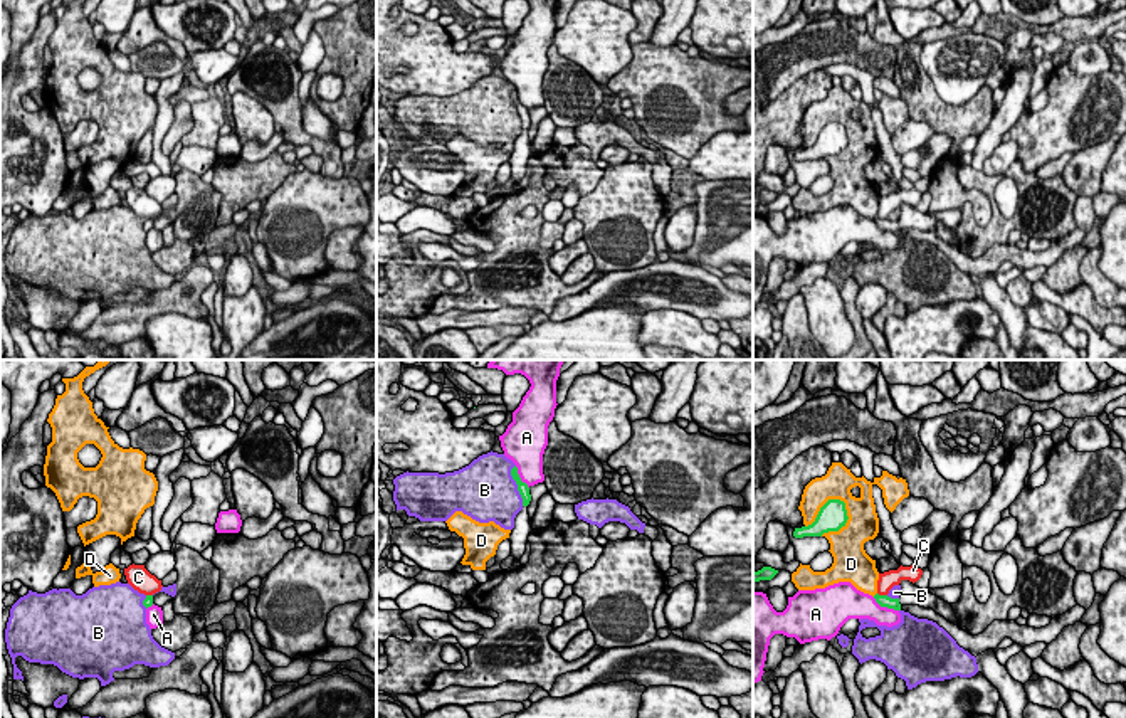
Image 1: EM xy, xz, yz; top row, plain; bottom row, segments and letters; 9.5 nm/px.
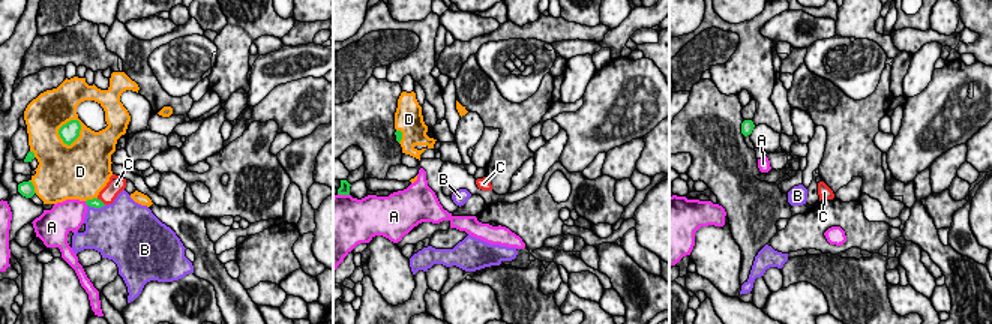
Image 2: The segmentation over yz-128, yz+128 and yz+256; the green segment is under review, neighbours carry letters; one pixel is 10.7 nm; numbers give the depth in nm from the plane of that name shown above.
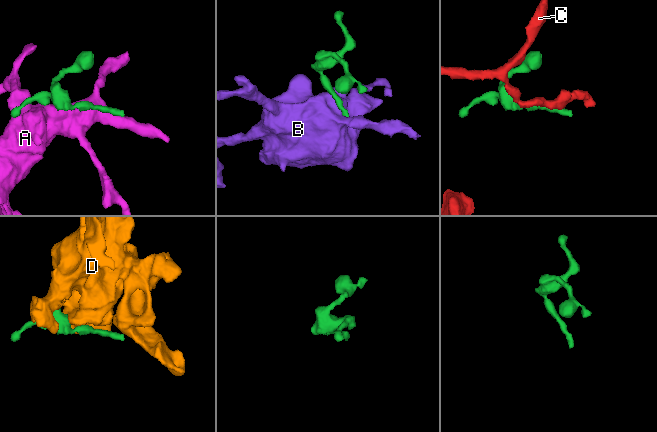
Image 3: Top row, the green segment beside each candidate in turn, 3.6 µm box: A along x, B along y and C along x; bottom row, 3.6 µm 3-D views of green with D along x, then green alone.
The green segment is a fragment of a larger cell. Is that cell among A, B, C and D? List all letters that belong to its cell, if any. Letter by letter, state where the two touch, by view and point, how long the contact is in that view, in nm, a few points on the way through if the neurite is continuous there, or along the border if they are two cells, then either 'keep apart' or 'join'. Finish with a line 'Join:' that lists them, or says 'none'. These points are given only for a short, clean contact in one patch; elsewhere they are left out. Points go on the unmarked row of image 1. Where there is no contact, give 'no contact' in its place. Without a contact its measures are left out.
A: meets green in yz at (886, 229); contact 280 nm long; keep apart
B: meets green in xz at (516, 106); contact 400 nm long; keep apart
C: meets green in yz at (883, 219); contact 100 nm long; keep apart
D: meets green in yz at (822, 130); contact 460 nm long; keep apart
Join: none

